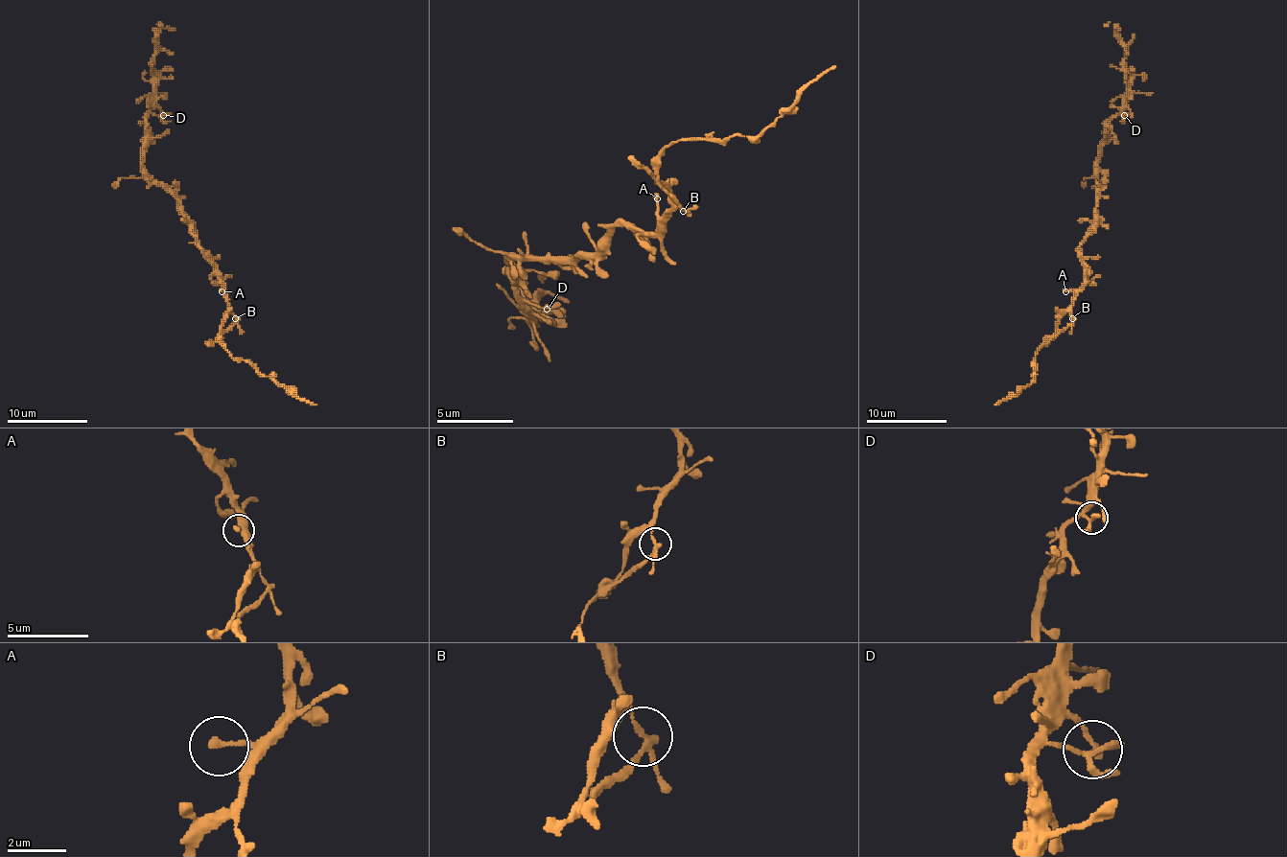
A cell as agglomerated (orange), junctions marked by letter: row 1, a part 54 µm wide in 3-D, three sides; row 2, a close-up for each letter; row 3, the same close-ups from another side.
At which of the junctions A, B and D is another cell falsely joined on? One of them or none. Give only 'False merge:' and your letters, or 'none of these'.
False merge: B

